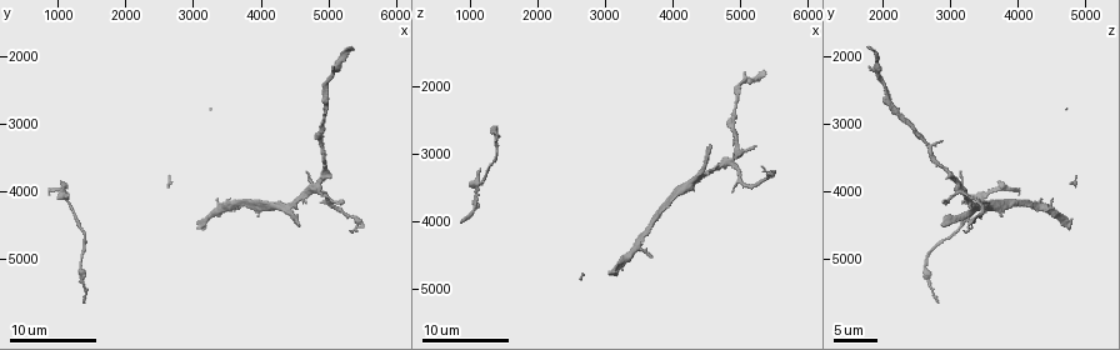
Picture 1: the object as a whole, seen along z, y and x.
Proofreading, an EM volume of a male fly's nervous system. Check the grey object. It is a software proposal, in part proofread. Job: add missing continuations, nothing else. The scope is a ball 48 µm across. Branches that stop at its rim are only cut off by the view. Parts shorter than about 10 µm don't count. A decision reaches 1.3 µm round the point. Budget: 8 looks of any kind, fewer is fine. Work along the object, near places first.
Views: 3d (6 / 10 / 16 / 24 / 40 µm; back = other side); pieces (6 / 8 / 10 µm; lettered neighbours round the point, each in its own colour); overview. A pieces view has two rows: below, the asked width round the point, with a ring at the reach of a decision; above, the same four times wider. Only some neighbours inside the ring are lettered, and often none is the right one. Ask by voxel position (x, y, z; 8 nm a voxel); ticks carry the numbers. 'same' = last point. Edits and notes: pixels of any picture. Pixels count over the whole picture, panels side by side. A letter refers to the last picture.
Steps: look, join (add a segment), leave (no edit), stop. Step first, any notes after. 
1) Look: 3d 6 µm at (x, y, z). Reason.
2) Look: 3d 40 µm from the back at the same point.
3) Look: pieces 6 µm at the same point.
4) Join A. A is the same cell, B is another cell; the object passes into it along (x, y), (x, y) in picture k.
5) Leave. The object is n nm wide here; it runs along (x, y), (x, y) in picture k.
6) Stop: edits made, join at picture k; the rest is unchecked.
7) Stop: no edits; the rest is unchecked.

Look: pieces 8 µm at (4700, 3700, 3150). Tapers out.

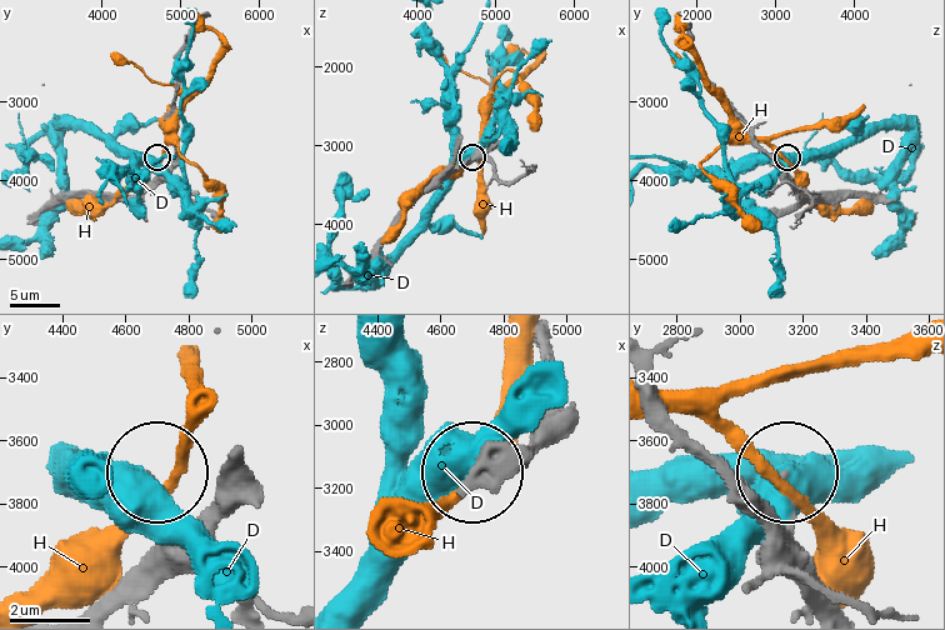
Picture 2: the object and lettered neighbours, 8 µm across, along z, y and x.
Leave. D and H are other cells; none of them fits.

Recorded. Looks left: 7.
Look: 3d 6 µm at (4500, 4500, 2900). Free end.

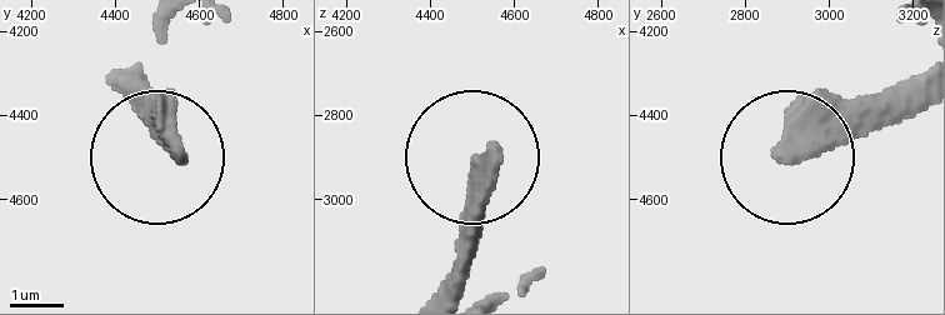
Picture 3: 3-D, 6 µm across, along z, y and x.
Look: pieces 8 µm at (4550, 4490, 2890). See the neighbours.

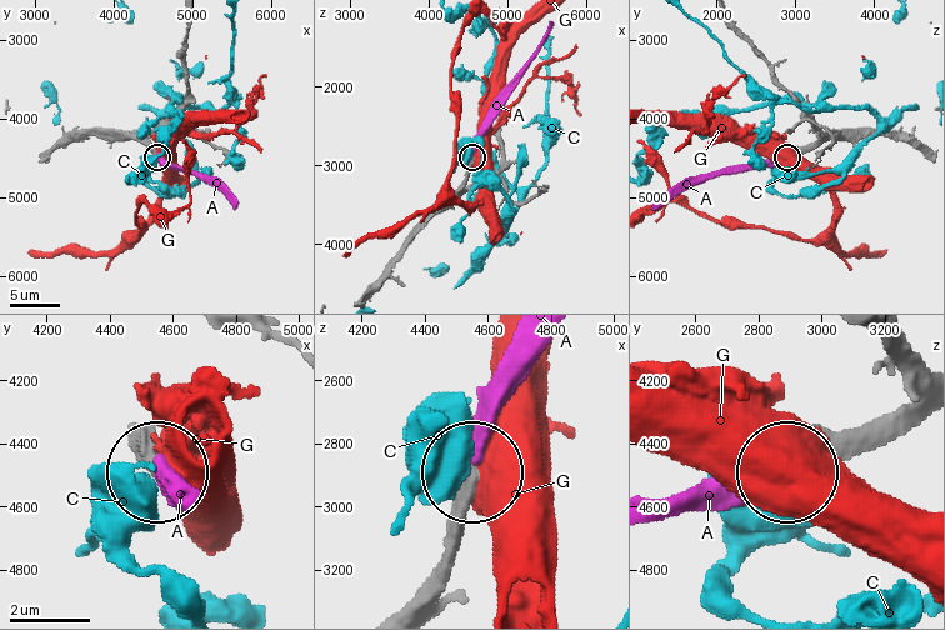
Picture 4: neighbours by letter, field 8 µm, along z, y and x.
Join A. A is the same cell, C and G are other cells; the object passes into it along (430, 573), (478, 405), (514, 335) in picture 4; the neuron continues.

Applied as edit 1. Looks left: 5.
Look: pieces 8 µm at (5200, 4150, 2950). Free end.

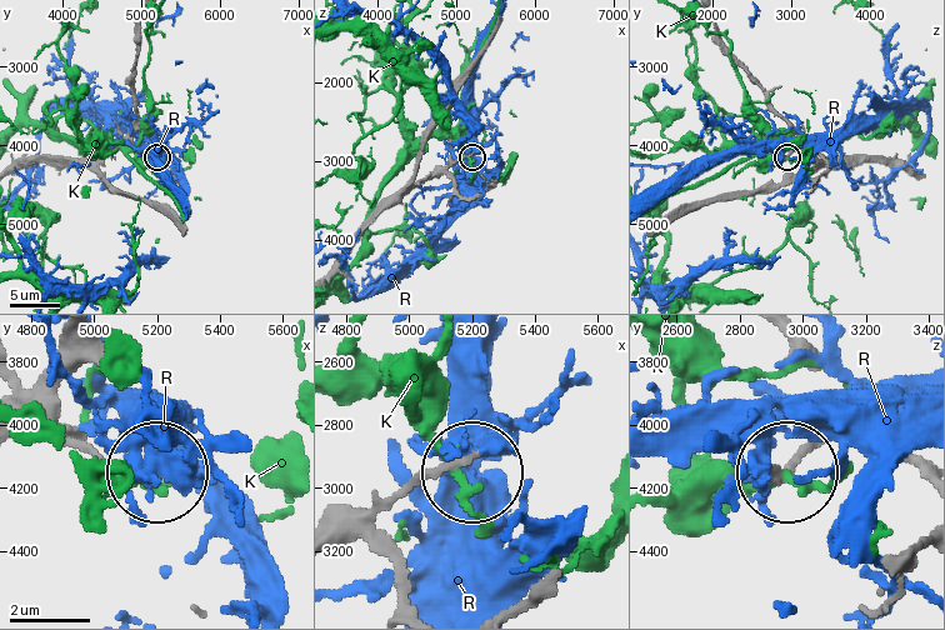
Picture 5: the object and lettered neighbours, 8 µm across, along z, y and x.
Leave. K and R are other cells; none of them fits.

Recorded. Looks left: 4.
Look: pieces 8 µm at (1150, 4050, 3250). Free end.

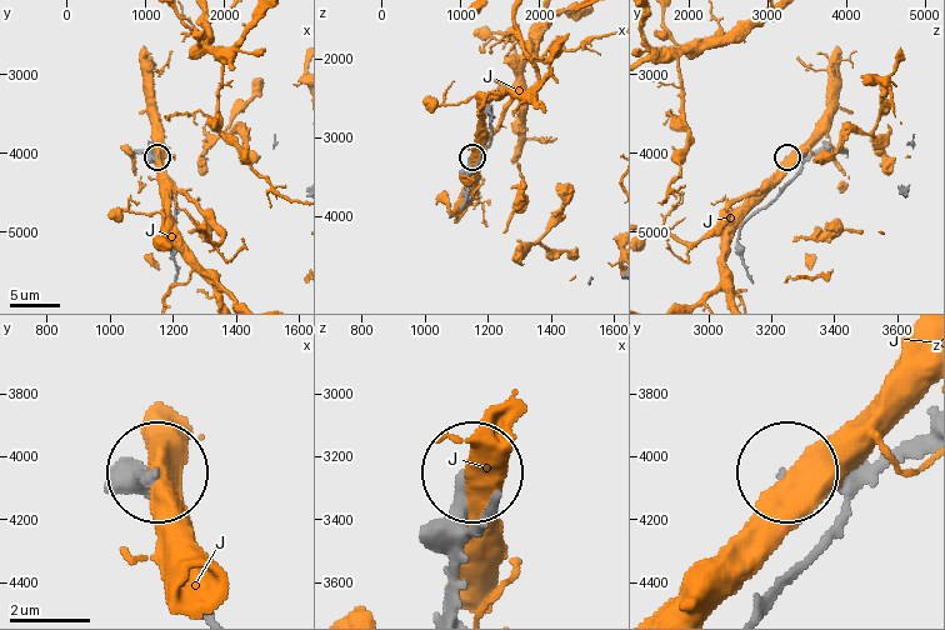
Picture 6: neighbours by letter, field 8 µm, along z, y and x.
Leave. J is another cell; no lettered segment goes on from it.

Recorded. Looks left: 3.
Stop: edits made, join at picture 4; the rest is unchecked.

